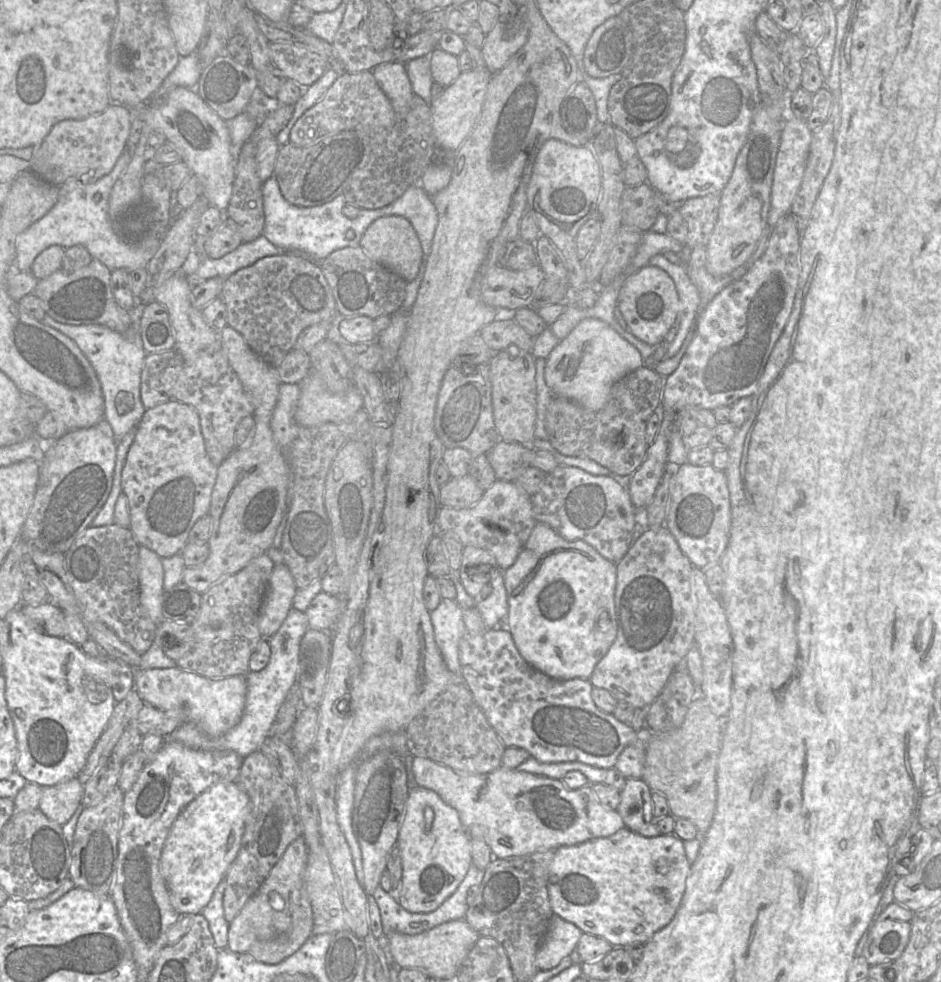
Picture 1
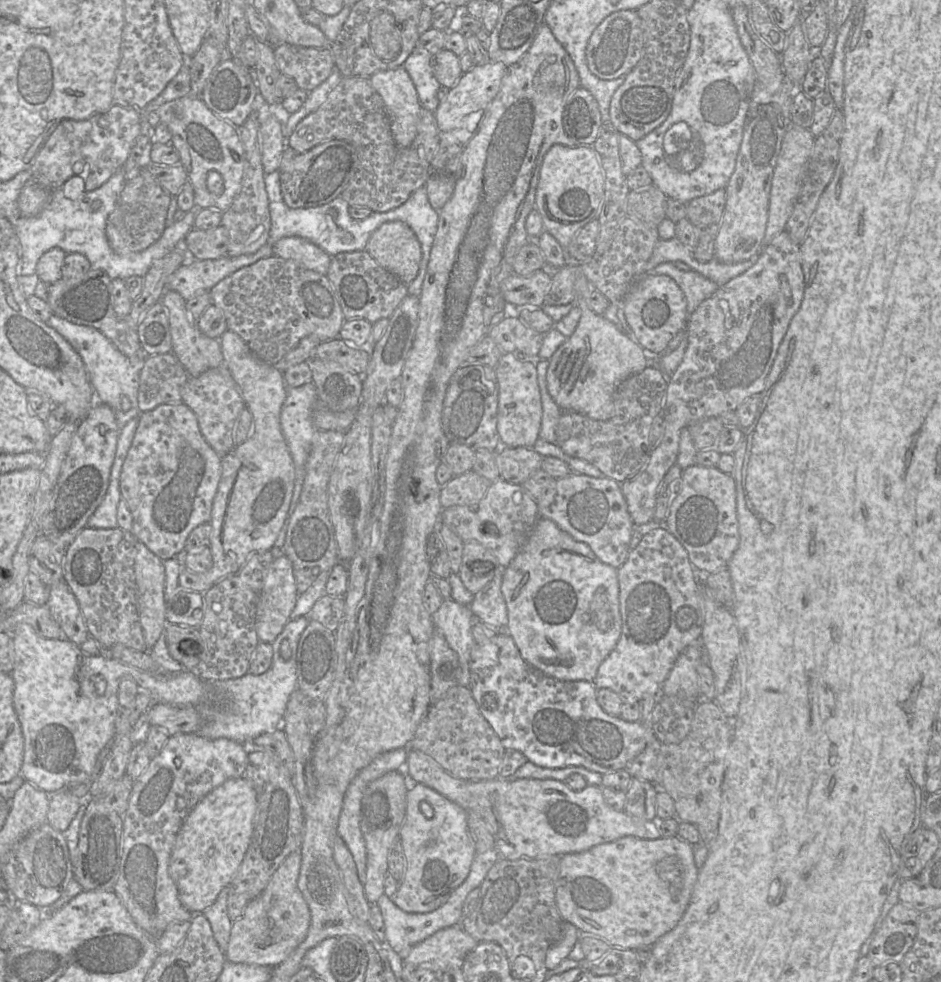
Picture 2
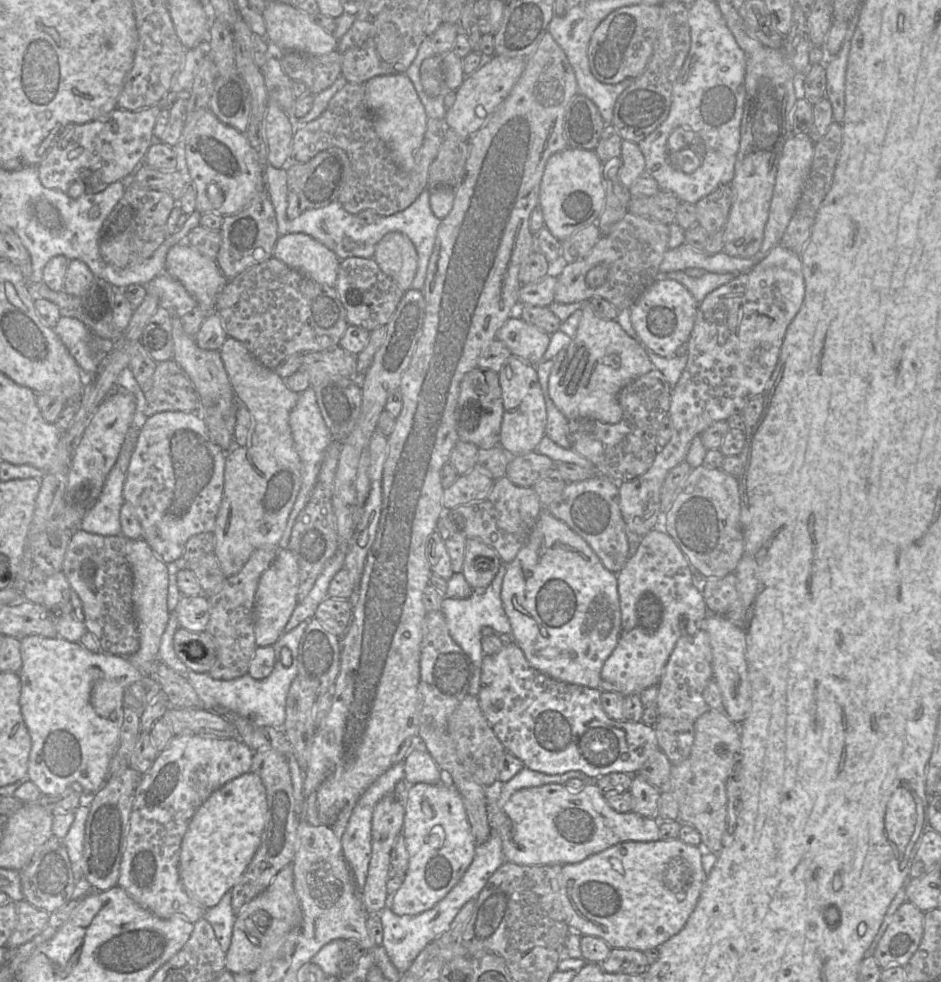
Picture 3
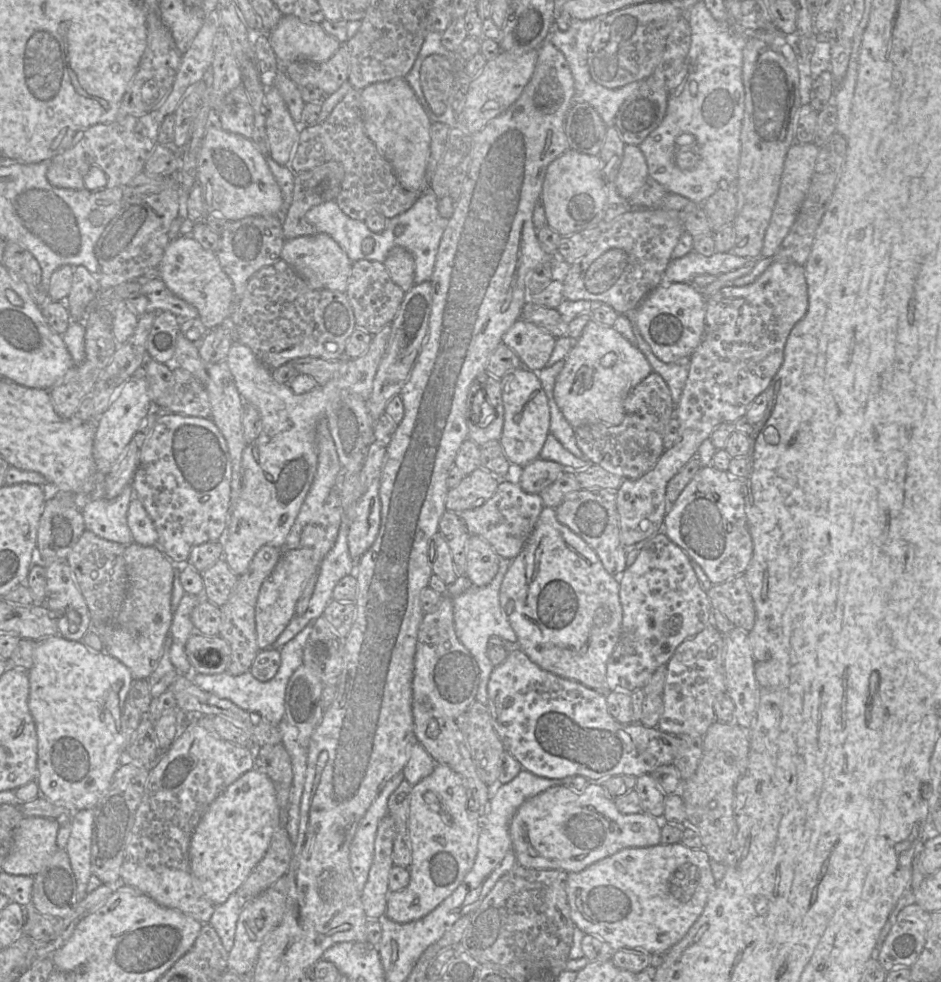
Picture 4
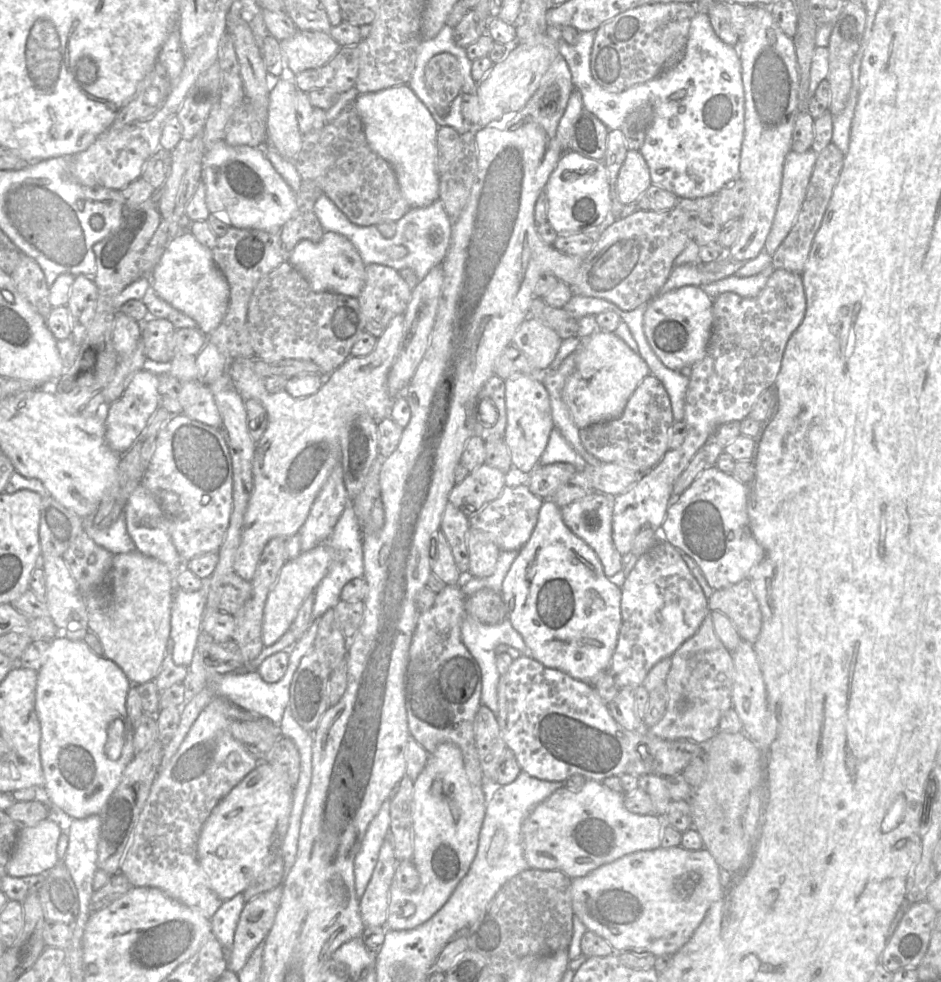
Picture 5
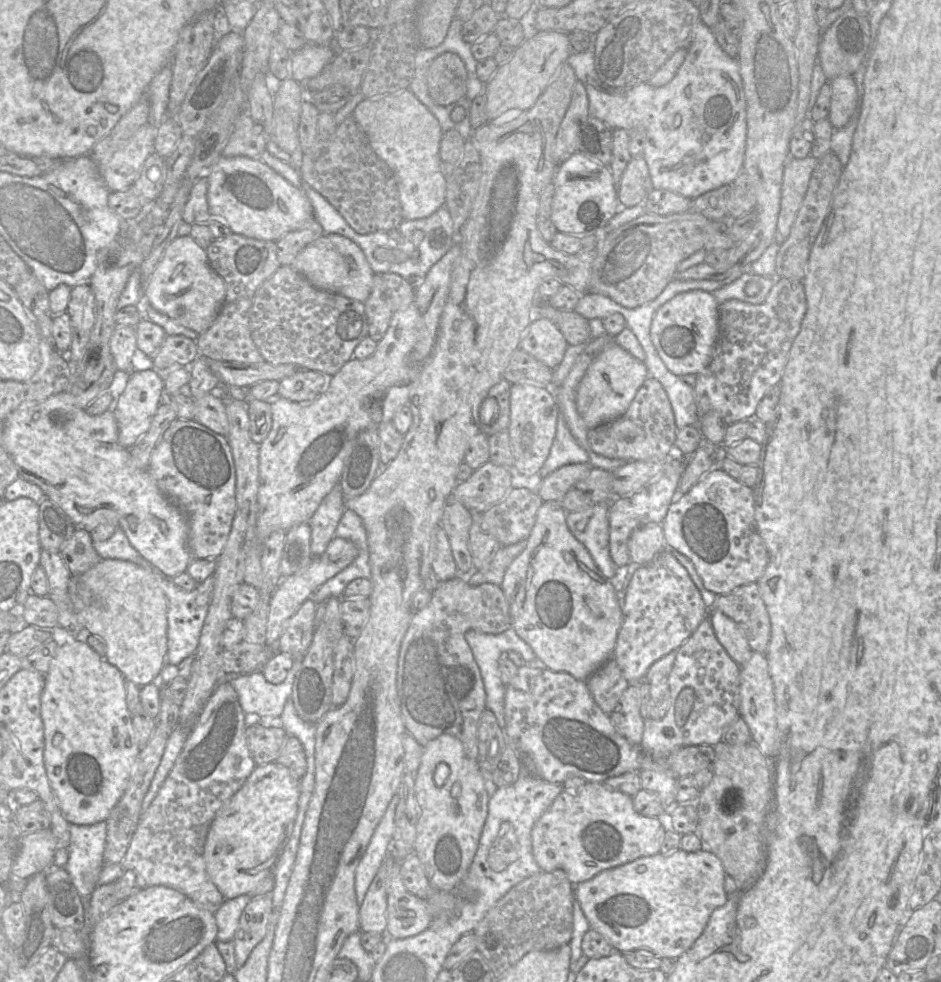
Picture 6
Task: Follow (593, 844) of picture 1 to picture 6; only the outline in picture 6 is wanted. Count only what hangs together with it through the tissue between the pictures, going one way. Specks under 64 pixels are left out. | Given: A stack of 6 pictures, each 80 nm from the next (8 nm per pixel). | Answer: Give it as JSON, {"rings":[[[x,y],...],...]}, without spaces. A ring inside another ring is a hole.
{"rings":[[[681,848],[674,850],[668,854],[657,853],[652,856],[640,857],[634,861],[625,864],[605,869],[595,875],[593,878],[575,885],[576,900],[579,902],[589,924],[590,928],[599,932],[613,946],[613,948],[622,952],[625,956],[634,954],[635,952],[649,951],[654,955],[663,958],[678,958],[684,952],[691,948],[695,941],[701,936],[705,930],[712,912],[724,905],[728,899],[728,894],[725,891],[726,871],[722,861],[713,852],[708,849],[701,849],[696,852],[687,852]]]}

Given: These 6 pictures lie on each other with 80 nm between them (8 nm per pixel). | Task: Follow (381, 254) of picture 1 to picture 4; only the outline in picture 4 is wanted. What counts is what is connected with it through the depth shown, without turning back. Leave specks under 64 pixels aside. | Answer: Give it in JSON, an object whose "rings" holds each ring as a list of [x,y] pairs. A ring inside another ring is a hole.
{"rings":[[[401,246],[393,247],[383,265],[392,281],[405,293],[414,285],[415,262],[412,254]]]}

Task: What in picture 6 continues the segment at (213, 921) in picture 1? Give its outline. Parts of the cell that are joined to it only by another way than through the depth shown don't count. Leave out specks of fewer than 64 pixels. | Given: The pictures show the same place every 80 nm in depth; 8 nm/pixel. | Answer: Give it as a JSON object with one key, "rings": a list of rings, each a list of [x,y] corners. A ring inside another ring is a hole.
{"rings":[[[243,894],[233,899],[225,899],[224,903],[214,914],[218,927],[216,936],[218,942],[233,941],[240,916],[251,900],[252,897],[248,894]]]}

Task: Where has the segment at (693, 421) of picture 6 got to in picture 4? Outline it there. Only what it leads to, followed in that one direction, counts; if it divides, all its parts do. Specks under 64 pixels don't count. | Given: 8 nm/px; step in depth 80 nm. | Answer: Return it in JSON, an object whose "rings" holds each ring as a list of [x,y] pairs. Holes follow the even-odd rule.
{"rings":[[[635,334],[638,349],[645,355],[649,361],[652,370],[658,373],[667,383],[672,401],[675,406],[681,399],[683,388],[688,378],[690,365],[674,363],[664,363],[659,360],[652,352],[650,346],[645,341],[641,341],[639,334]]]}

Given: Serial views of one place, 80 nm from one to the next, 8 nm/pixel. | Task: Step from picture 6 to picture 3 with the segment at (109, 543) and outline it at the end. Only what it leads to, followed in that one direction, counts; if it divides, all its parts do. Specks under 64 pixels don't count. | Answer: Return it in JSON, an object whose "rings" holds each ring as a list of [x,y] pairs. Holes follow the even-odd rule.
{"rings":[[[132,424],[121,447],[118,459],[111,469],[102,492],[93,507],[82,518],[79,528],[102,536],[122,534],[120,511],[125,502],[123,487],[130,459],[141,428]]]}

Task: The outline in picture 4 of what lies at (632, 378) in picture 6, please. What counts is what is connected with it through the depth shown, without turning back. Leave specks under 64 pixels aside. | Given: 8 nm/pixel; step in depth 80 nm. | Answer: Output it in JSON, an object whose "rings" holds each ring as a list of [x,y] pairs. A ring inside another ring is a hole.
{"rings":[[[591,319],[565,358],[564,367],[556,378],[554,399],[565,419],[574,429],[595,423],[619,425],[624,419],[625,398],[652,371],[649,361],[637,346],[632,345],[613,326],[605,326]]]}

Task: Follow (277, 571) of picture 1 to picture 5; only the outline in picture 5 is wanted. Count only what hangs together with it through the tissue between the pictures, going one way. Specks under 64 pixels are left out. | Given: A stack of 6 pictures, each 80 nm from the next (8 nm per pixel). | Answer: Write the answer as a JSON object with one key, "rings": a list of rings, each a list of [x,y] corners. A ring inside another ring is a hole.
{"rings":[[[323,543],[310,551],[301,552],[298,557],[285,562],[264,606],[262,621],[264,647],[275,644],[290,629],[304,600],[314,593],[327,574],[329,565],[334,561],[334,551],[335,549]]]}

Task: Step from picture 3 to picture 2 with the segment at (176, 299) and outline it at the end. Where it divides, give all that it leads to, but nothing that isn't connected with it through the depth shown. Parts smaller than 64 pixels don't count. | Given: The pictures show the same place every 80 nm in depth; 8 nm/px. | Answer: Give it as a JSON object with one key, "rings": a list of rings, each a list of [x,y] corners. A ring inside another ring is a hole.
{"rings":[[[267,243],[253,254],[237,257],[224,256],[213,260],[196,260],[193,263],[181,265],[171,274],[166,283],[166,289],[178,292],[185,301],[188,301],[197,293],[209,292],[220,281],[239,269],[272,255],[272,245]]]}

